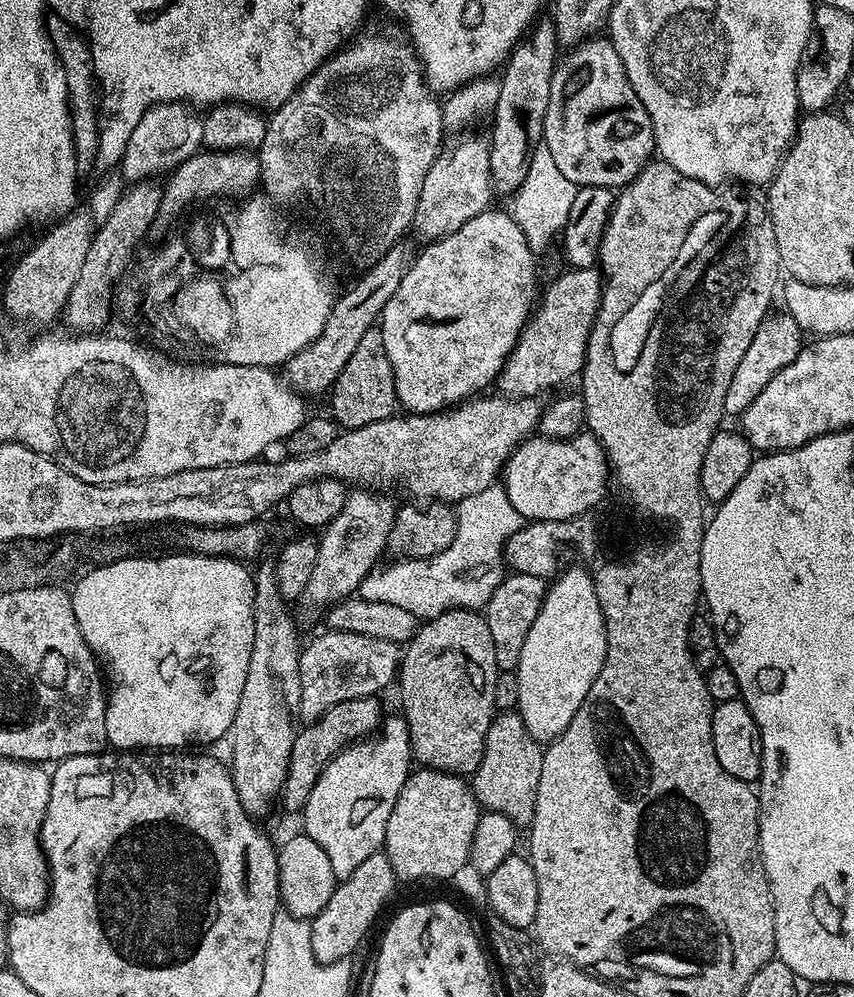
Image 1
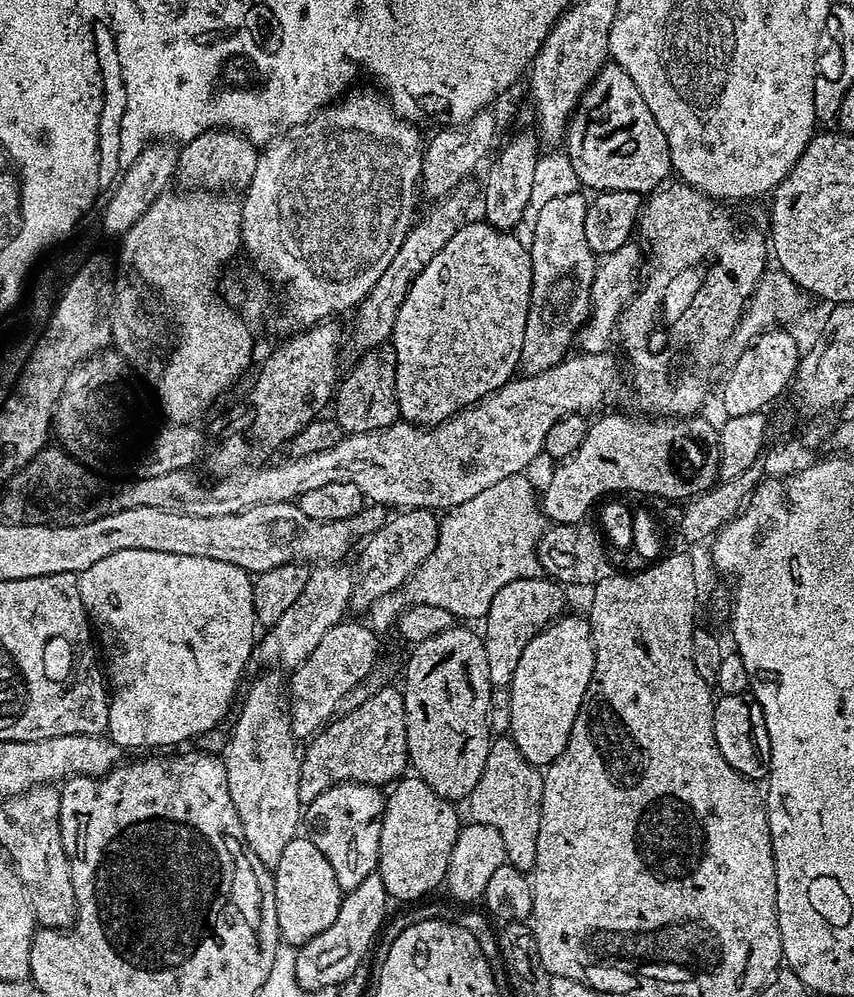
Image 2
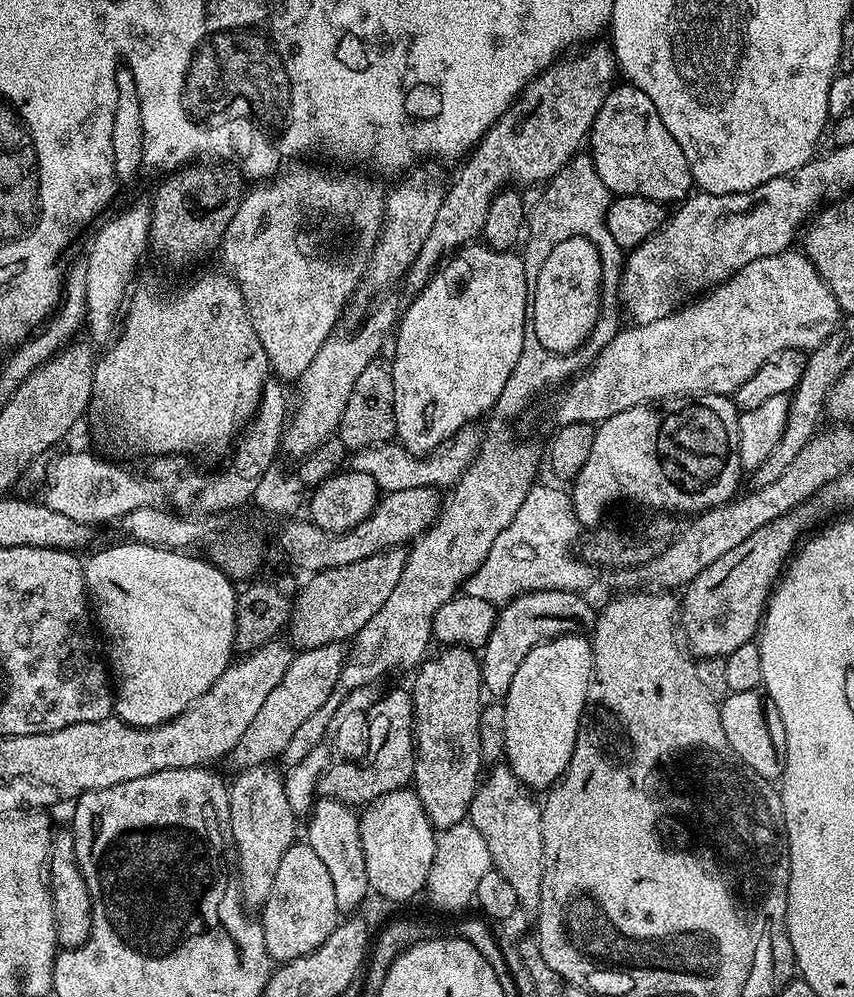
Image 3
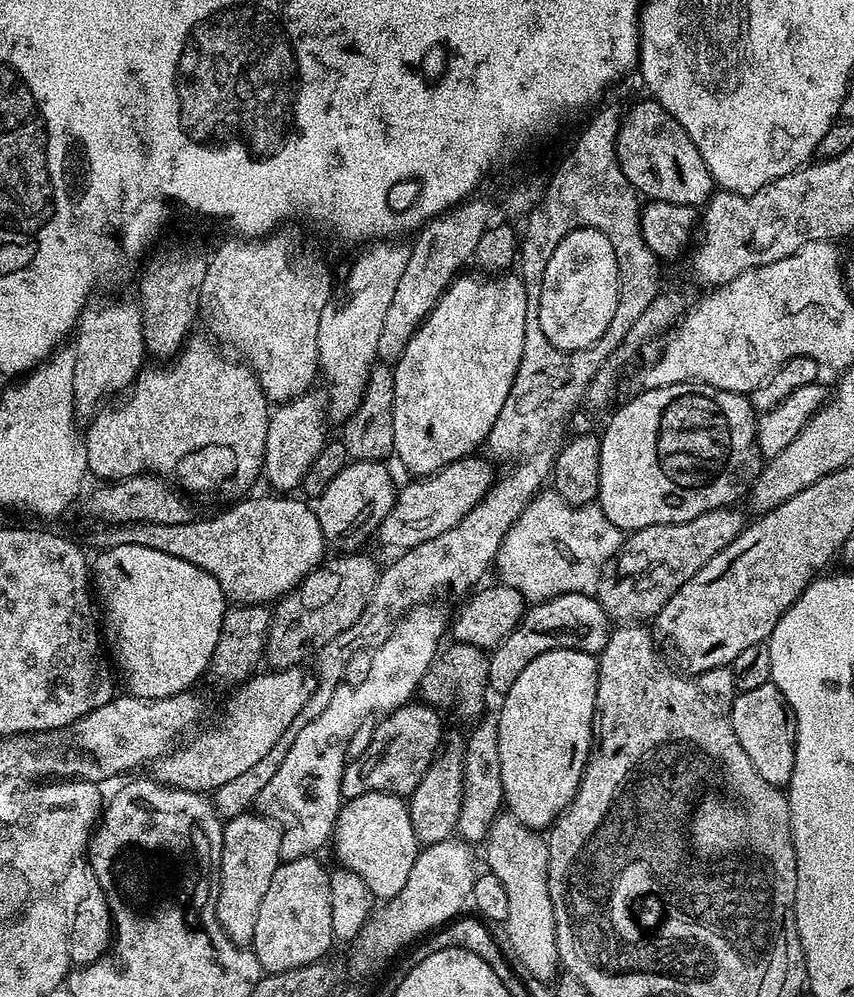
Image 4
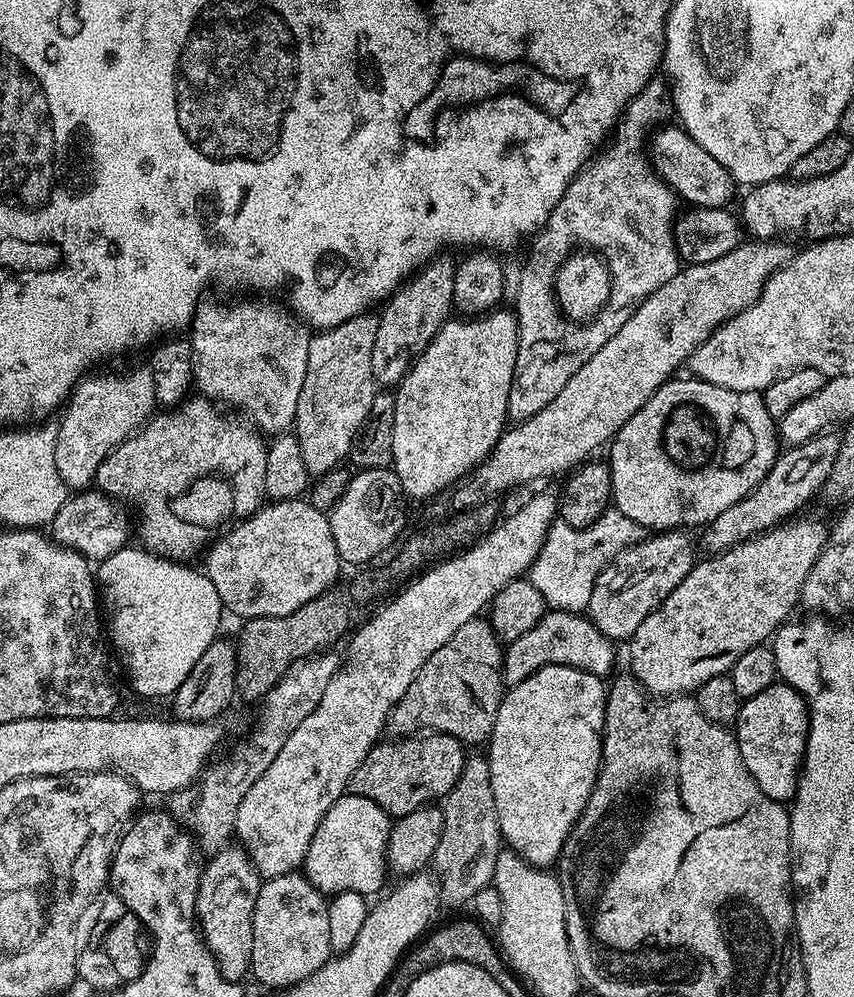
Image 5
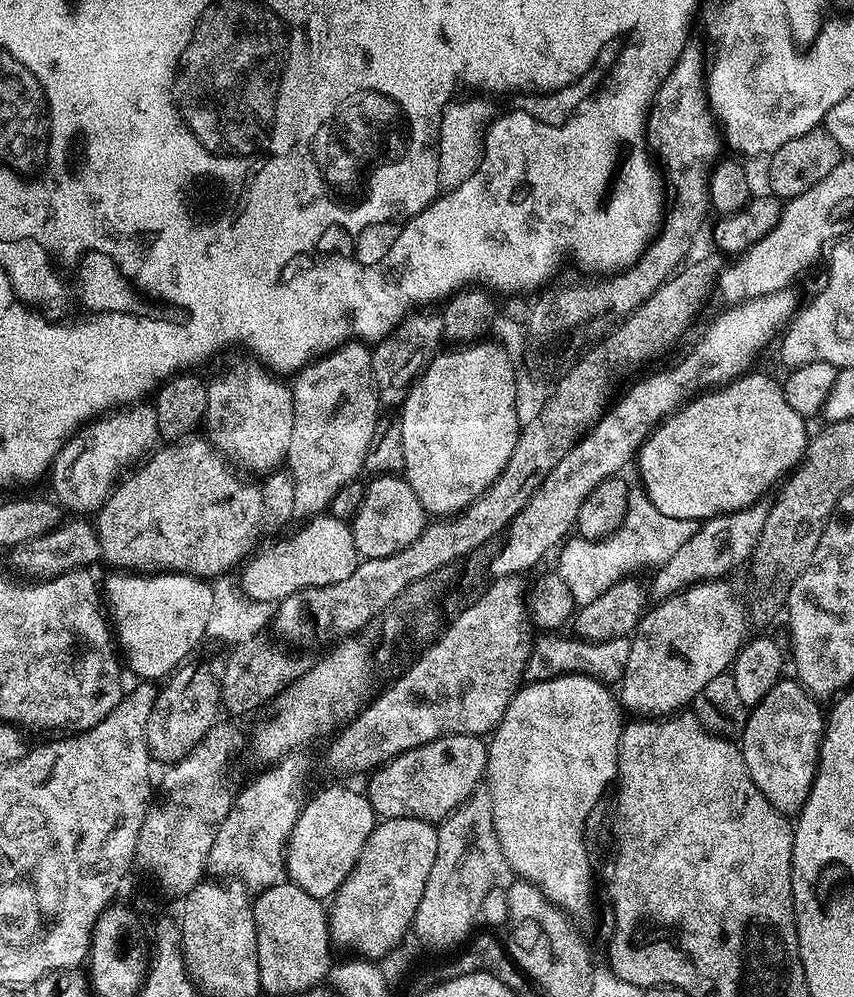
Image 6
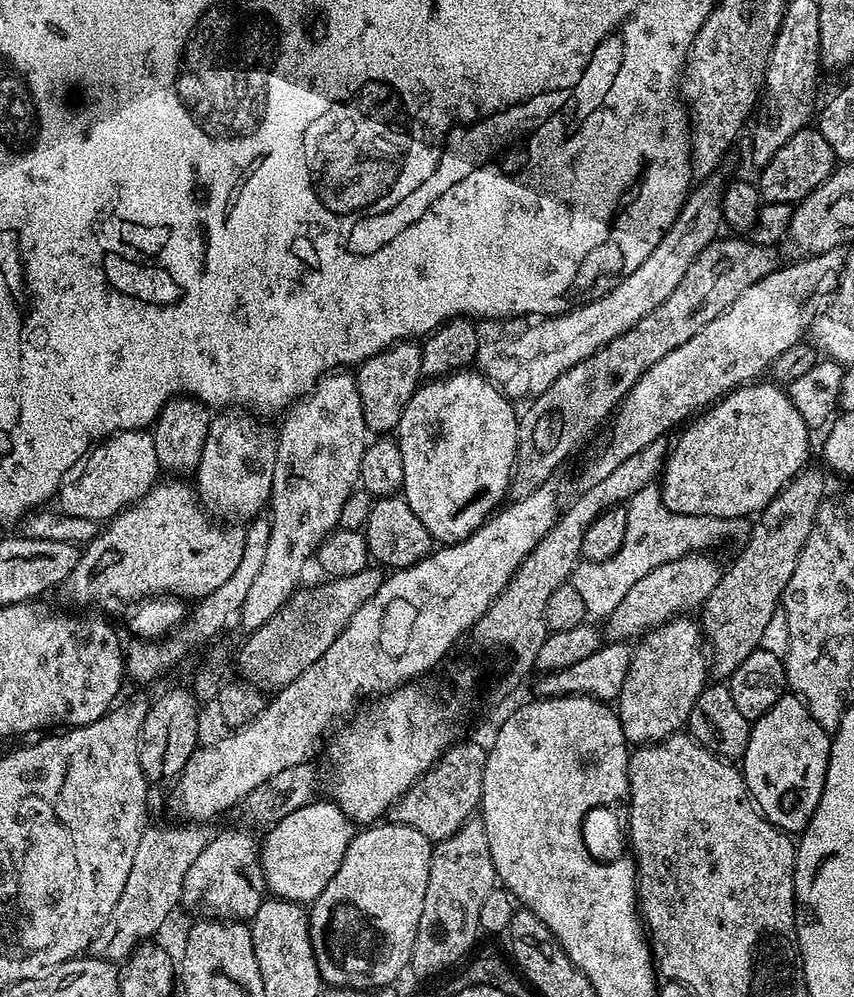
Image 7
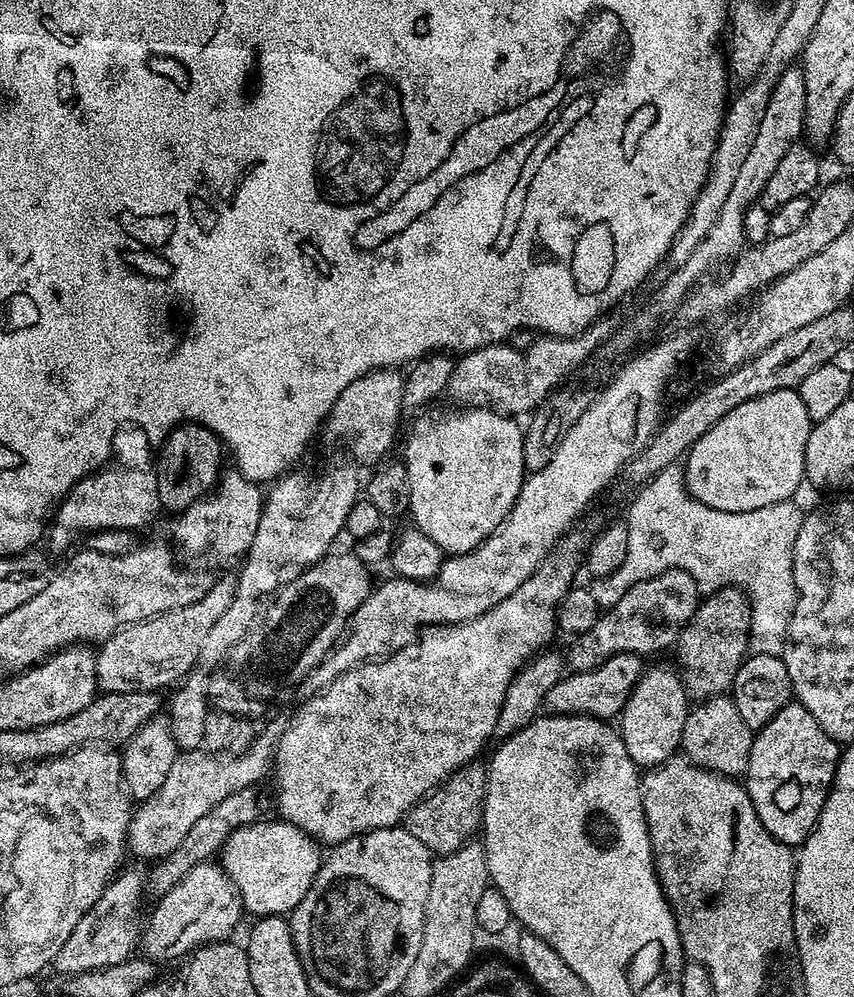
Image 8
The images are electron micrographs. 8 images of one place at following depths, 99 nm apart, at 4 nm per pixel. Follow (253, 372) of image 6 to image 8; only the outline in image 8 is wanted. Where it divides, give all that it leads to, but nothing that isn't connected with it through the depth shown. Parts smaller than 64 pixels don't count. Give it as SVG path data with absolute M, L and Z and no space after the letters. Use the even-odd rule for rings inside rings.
M235 470L225 471L211 494L179 513L176 540L188 551L190 559L205 560L209 569L223 564L235 565L247 556L254 542L260 516L264 513L264 501L261 485L245 479Z

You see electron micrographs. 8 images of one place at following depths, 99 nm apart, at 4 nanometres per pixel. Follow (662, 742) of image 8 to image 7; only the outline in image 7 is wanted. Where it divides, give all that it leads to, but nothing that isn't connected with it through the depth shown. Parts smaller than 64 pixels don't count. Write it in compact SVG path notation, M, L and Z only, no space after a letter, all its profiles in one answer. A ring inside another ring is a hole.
M683 615L677 616L675 620L667 620L662 626L647 633L642 640L644 645L637 647L632 653L630 670L626 670L626 682L622 682L618 697L620 725L629 745L643 746L677 735L685 727L698 694L709 683L710 660L706 655L706 640L702 635L701 625L695 619L688 619L692 618Z

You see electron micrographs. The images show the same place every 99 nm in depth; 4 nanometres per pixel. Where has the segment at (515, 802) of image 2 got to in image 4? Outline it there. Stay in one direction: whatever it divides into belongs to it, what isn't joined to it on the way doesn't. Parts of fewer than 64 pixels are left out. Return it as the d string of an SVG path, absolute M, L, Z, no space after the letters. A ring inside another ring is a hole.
M500 814L493 820L488 837L482 842L484 848L484 860L487 871L494 874L502 882L506 890L508 914L504 919L502 931L508 935L508 944L516 955L515 963L525 968L536 980L555 981L558 969L561 967L560 955L556 946L554 934L554 908L550 902L550 890L548 889L548 846L545 837L533 828L522 826L513 816Z

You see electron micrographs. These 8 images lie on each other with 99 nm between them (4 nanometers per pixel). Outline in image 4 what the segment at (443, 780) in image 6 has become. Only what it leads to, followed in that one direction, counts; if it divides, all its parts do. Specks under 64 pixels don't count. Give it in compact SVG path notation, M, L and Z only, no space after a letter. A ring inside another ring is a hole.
M409 702L394 709L377 721L371 729L372 741L364 753L344 767L341 778L341 794L344 800L353 800L371 792L389 792L392 796L407 798L422 782L426 770L441 751L441 713L423 702Z

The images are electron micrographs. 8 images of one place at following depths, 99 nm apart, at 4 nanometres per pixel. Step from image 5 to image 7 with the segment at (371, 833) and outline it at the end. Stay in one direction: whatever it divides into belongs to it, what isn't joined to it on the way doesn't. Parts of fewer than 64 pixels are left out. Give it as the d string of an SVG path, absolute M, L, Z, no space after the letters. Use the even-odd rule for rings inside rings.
M328 798L313 799L311 803L277 820L267 830L269 832L264 836L264 845L261 843L258 848L258 868L260 866L264 871L264 880L273 897L297 902L311 902L318 898L318 894L322 894L326 882L334 878L354 835L354 825L348 815Z

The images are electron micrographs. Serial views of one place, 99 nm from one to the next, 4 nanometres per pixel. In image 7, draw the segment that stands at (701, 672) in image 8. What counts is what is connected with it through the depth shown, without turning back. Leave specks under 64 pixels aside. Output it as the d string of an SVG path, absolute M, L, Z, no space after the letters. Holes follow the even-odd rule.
M813 466L805 467L792 481L779 492L774 499L762 509L760 522L752 534L748 545L736 556L732 565L725 567L720 573L718 586L710 590L710 598L702 605L698 612L698 620L702 625L703 635L710 645L710 672L716 678L730 678L750 654L761 647L764 635L772 624L772 615L782 600L782 593L786 585L792 581L794 566L806 546L806 538L816 521L816 512L820 504L826 499L824 492L824 476Z

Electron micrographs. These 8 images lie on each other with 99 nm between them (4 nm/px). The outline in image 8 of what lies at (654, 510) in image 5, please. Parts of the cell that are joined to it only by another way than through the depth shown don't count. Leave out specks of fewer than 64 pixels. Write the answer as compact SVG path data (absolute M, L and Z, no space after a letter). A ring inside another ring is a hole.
M783 388L765 396L744 400L734 410L724 415L705 436L687 453L686 483L688 489L704 504L727 512L758 510L762 506L774 506L783 500L793 499L796 491L805 483L804 467L809 467L808 443L812 440L814 412L808 408L799 391Z

